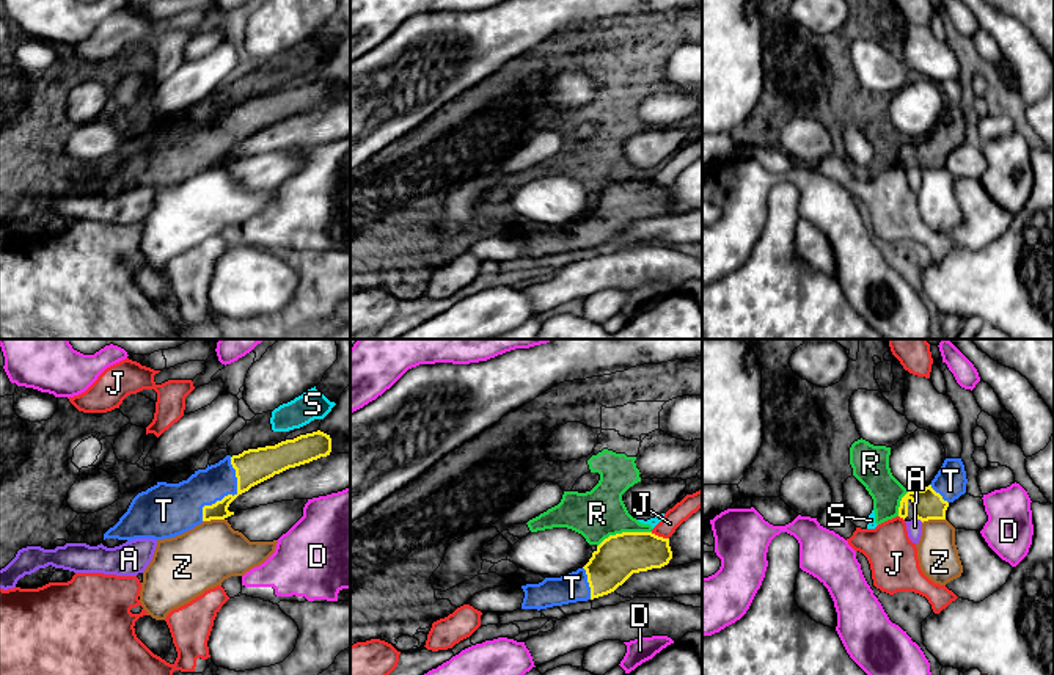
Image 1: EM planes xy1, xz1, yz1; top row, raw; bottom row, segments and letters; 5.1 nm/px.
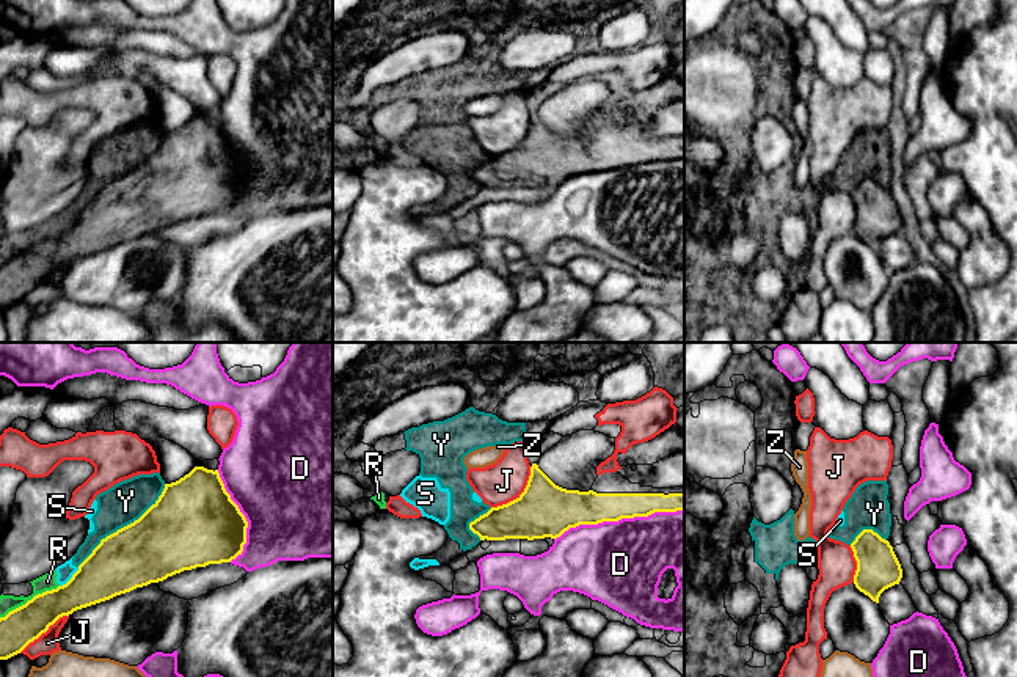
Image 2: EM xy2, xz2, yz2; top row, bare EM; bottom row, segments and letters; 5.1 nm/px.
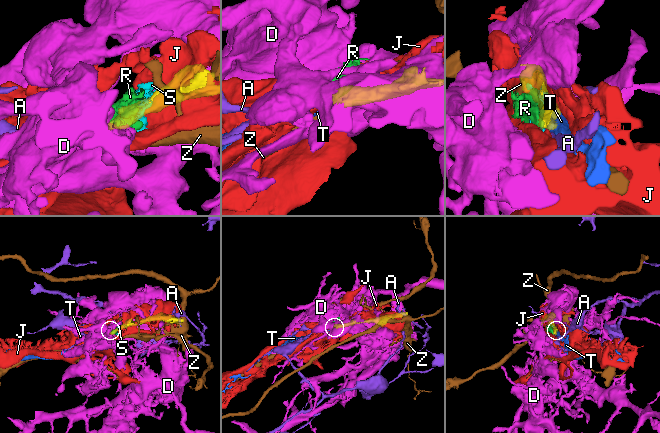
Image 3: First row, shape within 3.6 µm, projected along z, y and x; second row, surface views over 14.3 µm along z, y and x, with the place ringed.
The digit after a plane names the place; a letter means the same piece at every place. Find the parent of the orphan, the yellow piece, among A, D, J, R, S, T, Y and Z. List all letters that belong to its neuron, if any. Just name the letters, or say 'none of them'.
T

